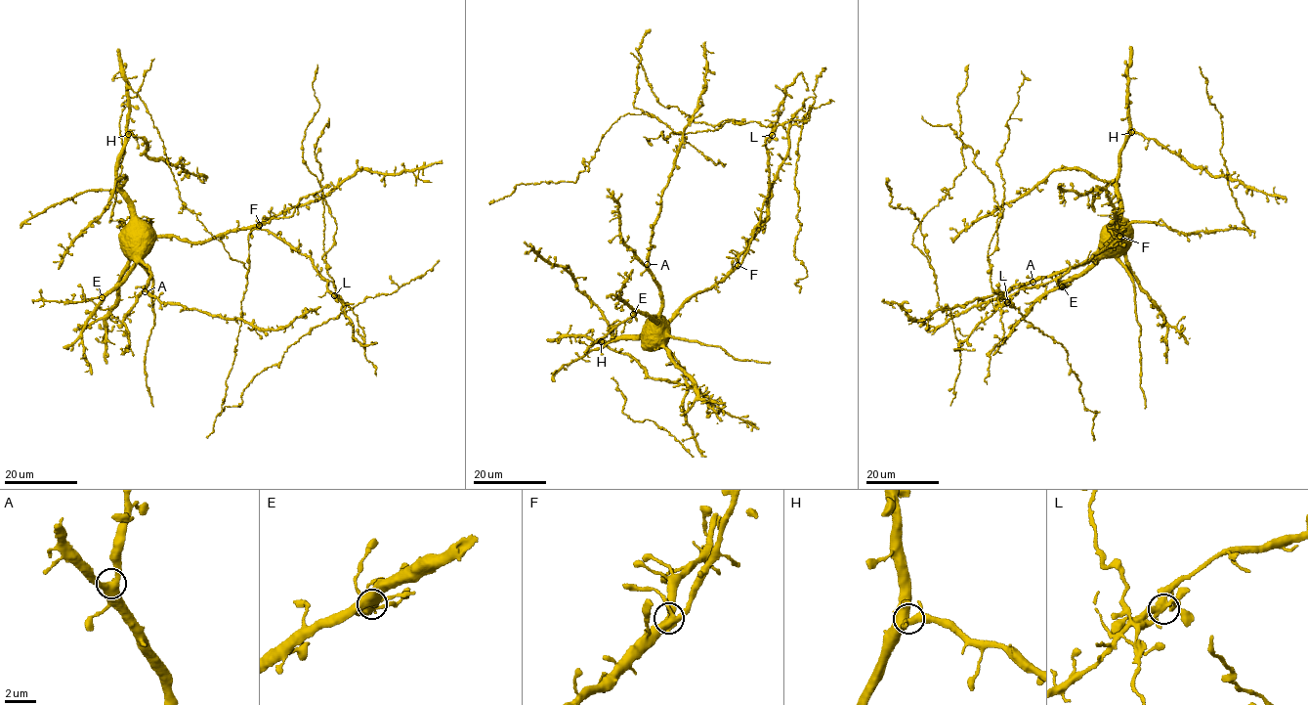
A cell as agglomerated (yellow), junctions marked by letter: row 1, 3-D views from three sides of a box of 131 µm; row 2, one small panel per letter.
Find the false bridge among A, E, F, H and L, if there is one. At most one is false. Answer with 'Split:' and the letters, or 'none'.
Split: L

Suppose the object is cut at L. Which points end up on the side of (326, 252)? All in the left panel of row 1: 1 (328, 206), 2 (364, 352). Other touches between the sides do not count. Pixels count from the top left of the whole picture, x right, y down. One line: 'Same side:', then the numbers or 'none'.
Same side: 1, 2

